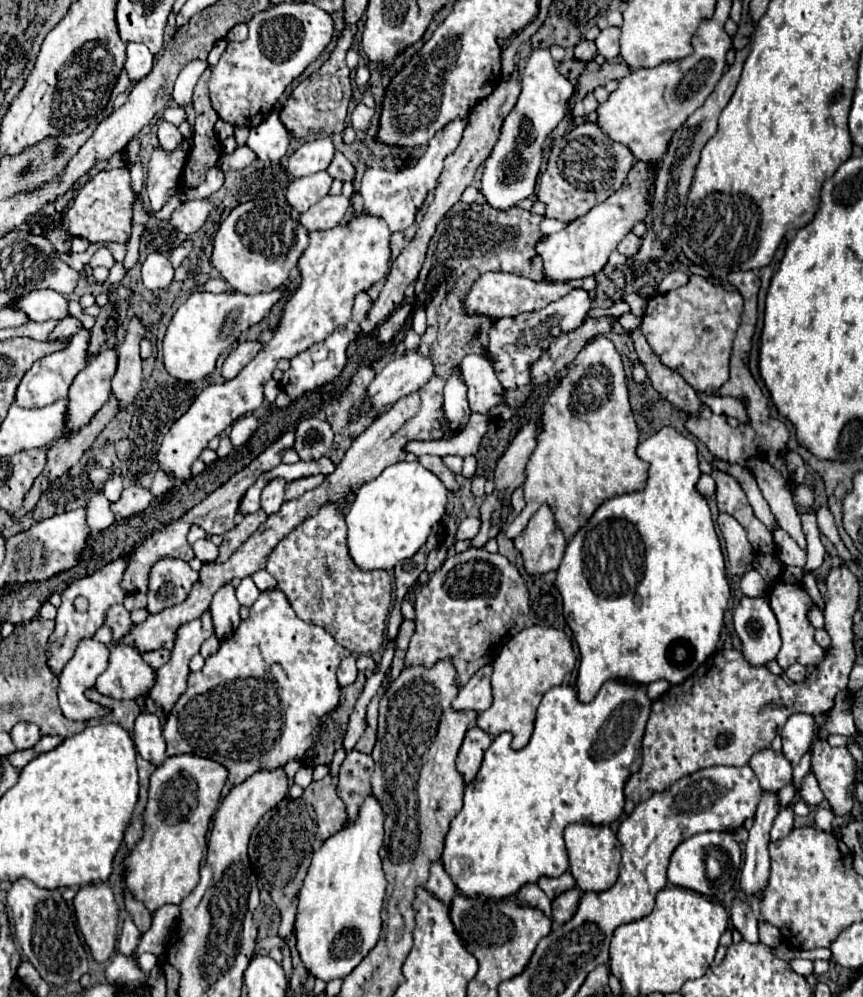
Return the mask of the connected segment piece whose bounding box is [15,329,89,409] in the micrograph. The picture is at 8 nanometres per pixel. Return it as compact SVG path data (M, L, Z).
M81 329L77 335L73 335L69 341L67 341L67 347L57 351L57 353L51 353L39 361L33 363L33 367L25 373L23 381L19 383L17 387L17 393L15 393L15 401L17 405L21 407L45 407L45 405L51 405L63 397L67 397L67 391L71 387L71 381L75 379L75 375L87 365L87 357L85 357L85 351L87 351L87 343L89 343L89 331L87 329Z

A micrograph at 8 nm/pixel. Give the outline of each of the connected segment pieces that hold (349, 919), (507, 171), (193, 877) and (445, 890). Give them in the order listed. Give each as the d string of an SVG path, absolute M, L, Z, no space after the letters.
M369 793L357 817L345 821L345 825L313 853L311 867L299 891L295 929L297 949L305 967L323 981L349 975L379 941L379 913L387 887L379 857L379 849L383 847L383 823L385 811Z
M549 49L531 51L521 81L523 81L523 91L509 117L505 117L501 127L501 137L495 143L491 155L487 157L485 169L479 179L481 193L485 195L487 203L495 209L515 207L517 201L533 193L539 175L541 155L543 155L543 143L547 135L565 117L567 101L573 95L573 85L563 75L559 75Z
M191 753L167 757L167 761L155 769L149 783L149 803L145 809L145 835L141 843L135 847L133 855L125 859L125 865L129 869L129 875L125 877L125 885L131 889L135 897L145 901L145 905L151 911L157 911L165 903L179 905L181 899L187 897L199 885L199 865L207 849L209 823L219 805L221 789L227 781L227 775L229 771L221 763Z
M437 859L437 861L431 861L431 875L429 875L429 881L427 881L427 889L441 897L443 901L451 901L453 895L455 895L455 883L451 881L451 877L447 875L447 871L443 869L443 863Z

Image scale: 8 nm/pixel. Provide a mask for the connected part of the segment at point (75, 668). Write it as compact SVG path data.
M85 639L77 647L73 659L65 665L59 677L59 705L67 719L85 719L83 703L85 689L95 685L95 679L107 669L110 649L95 639Z

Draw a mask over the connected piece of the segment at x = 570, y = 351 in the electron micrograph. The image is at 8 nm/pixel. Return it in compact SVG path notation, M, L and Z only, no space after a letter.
M599 317L599 319L587 319L581 327L577 327L571 333L561 333L555 337L555 343L547 349L547 353L531 367L531 377L529 377L529 387L539 387L545 385L551 375L557 375L563 371L575 355L585 347L585 341L603 335L605 331L611 329L615 317Z

